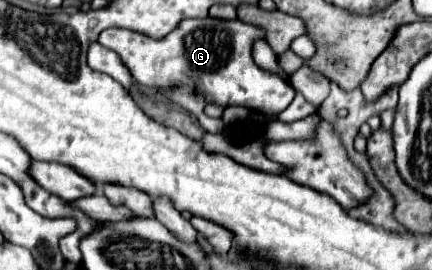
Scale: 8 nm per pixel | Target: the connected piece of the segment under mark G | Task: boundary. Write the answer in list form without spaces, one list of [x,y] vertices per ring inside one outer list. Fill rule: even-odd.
[[[214,17],[184,19],[162,39],[152,39],[126,29],[106,29],[98,37],[104,47],[118,53],[138,85],[164,89],[166,85],[186,83],[192,89],[198,89],[208,103],[224,107],[242,105],[272,115],[284,111],[292,103],[294,89],[278,75],[270,75],[254,63],[252,45],[258,39],[266,39],[266,33],[260,27],[240,19],[226,21]]]

